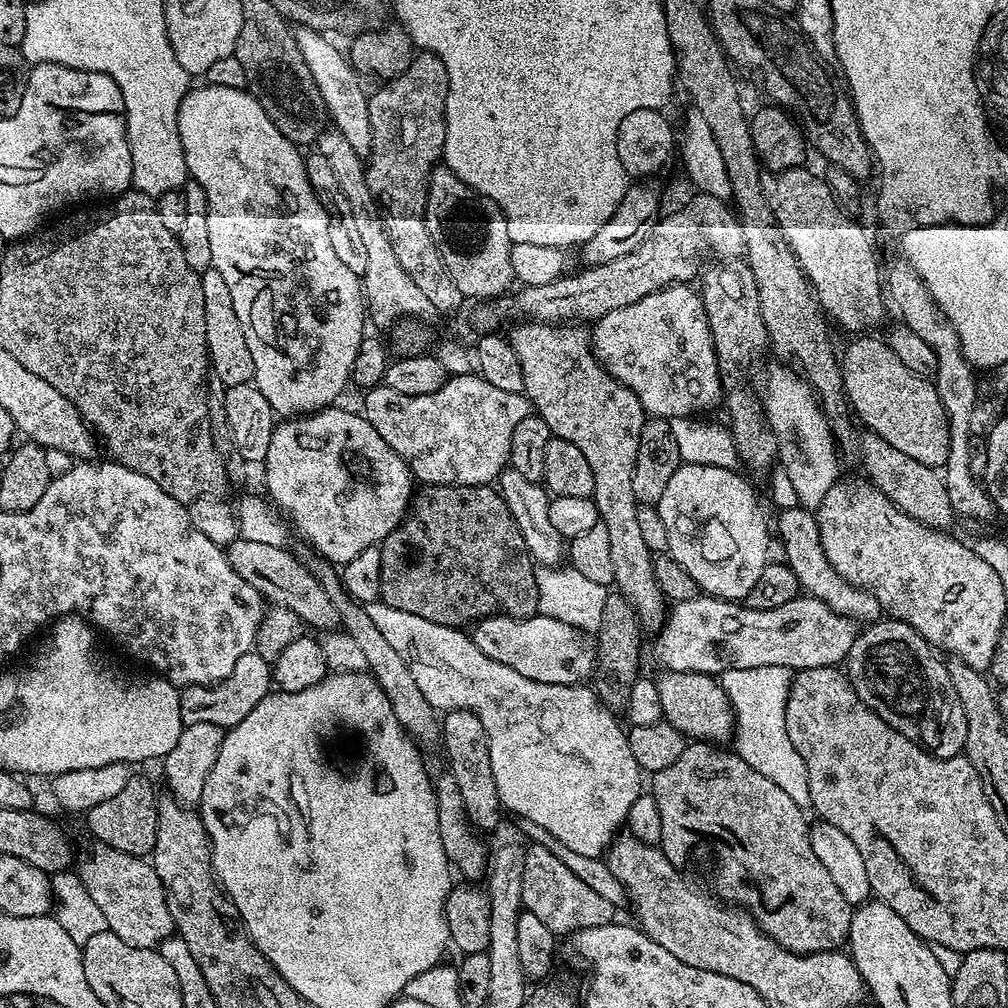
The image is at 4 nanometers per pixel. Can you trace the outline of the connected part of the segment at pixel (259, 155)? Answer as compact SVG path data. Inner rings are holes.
M205 83L203 87L193 87L180 103L178 134L189 177L195 184L202 186L202 190L206 190L212 267L218 270L218 274L222 274L226 286L230 286L230 298L234 298L234 314L238 314L238 322L242 322L242 334L246 338L250 358L254 358L254 383L258 390L262 390L262 398L270 402L273 413L280 418L295 418L318 412L321 408L335 405L339 401L336 399L343 394L344 387L349 387L354 357L357 356L358 346L366 335L366 305L361 277L356 276L354 270L350 270L350 266L345 266L342 258L338 258L338 254L334 254L334 227L332 228L331 222L328 221L330 213L310 186L304 165L305 153L297 145L292 144L290 138L286 138L282 130L274 126L274 122L270 122L266 110L262 110L262 106L252 97L251 92L242 88L214 86L209 83Z

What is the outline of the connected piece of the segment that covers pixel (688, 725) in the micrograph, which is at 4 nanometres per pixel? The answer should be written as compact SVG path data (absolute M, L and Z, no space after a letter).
M661 671L655 677L662 698L664 720L674 725L685 737L696 742L724 742L733 735L736 713L724 693L724 685L715 675L706 672Z

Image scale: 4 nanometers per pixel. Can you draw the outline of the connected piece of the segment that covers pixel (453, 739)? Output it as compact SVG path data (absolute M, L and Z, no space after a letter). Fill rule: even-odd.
M467 710L444 712L440 734L444 756L448 759L446 768L451 772L454 782L458 782L468 821L481 833L490 831L500 820L502 805L498 798L498 786L494 786L494 770L490 770L490 746L482 722Z

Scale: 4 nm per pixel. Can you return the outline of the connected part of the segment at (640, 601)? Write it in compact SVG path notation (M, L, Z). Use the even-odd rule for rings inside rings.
M520 322L515 327L512 333L507 333L506 339L522 366L523 393L532 403L535 415L543 418L553 437L578 446L578 450L586 454L586 462L590 462L590 470L594 474L591 498L598 506L600 523L606 526L606 530L610 530L610 562L614 566L615 587L627 596L634 606L637 620L645 629L659 629L666 619L666 601L654 578L654 553L646 546L642 529L638 527L638 501L634 494L634 462L638 458L638 438L646 419L642 402L636 397L634 390L622 386L622 382L614 379L598 363L592 352L587 327L577 326L575 323L553 326L535 322Z

